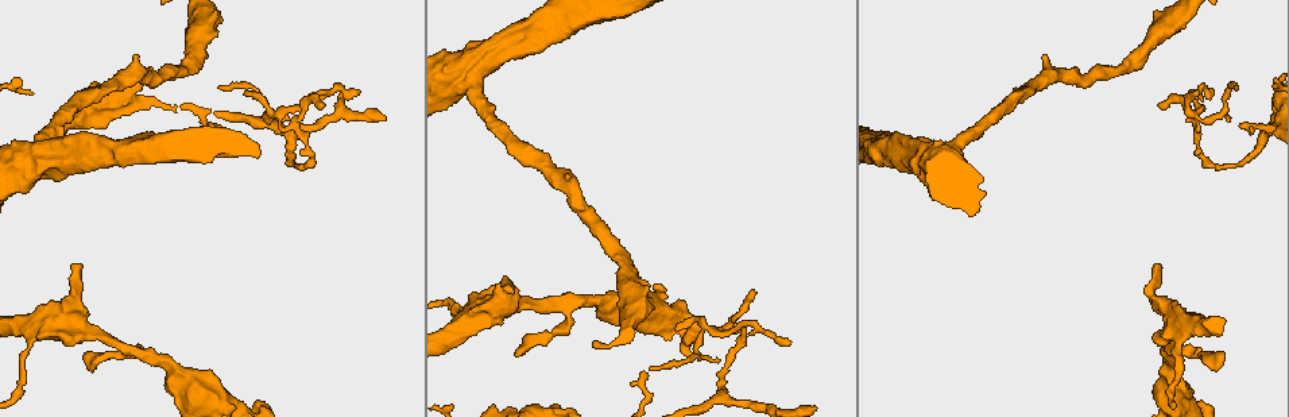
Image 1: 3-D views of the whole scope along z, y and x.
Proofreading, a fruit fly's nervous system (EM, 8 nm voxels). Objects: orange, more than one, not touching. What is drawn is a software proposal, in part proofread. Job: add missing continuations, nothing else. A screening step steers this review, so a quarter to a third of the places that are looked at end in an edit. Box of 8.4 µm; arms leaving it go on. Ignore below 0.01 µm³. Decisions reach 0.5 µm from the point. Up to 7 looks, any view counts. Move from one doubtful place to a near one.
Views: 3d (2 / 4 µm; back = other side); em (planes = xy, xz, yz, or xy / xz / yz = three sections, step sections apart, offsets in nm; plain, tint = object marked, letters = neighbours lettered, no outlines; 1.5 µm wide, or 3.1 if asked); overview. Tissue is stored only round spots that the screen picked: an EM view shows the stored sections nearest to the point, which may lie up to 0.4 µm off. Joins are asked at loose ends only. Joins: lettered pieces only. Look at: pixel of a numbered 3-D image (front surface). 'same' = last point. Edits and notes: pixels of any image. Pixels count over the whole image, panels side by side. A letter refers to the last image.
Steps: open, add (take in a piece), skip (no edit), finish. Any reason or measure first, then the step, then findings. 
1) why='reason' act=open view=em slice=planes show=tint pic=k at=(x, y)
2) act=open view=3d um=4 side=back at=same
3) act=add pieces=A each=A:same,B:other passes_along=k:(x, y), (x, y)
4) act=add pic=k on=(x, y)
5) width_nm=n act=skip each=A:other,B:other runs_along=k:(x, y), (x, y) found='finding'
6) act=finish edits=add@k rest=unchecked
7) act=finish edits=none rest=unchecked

why='branch stops here' act=open view=3d um=4 pic=1 at=(788, 345)

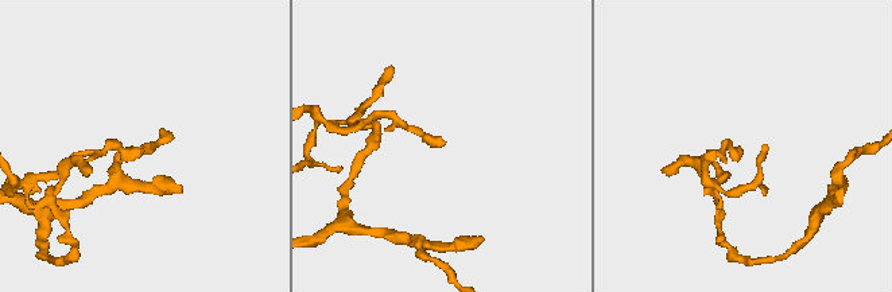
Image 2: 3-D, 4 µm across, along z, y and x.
why='need the tissue' act=open view=em slice=planes show=plain pic=2 at=(141, 152)

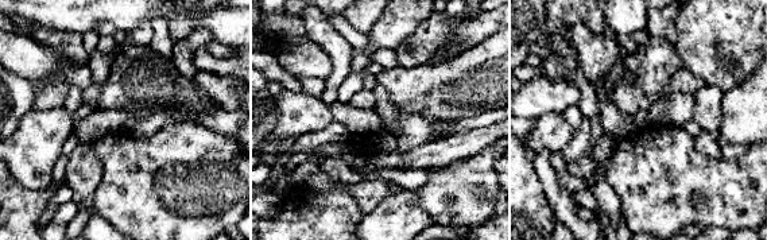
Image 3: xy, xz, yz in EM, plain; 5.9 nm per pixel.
act=open view=em slice=planes show=letters at=same

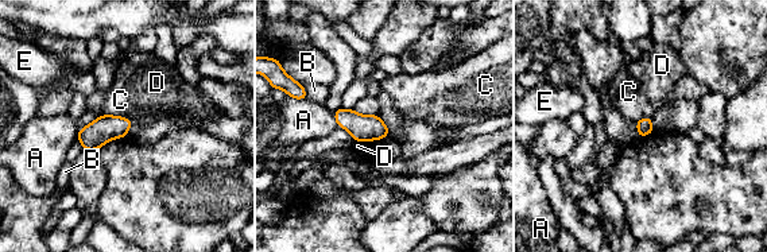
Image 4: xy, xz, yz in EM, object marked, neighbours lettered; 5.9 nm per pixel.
longest_contact=C:160nm act=skip each=A:other,B:other,C:other,D:other,E:other border=4:(108, 112), (132, 121) found='none of them fits'

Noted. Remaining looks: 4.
why='an open end' act=open view=em slice=planes show=letters pic=1 at=(1044, 56)

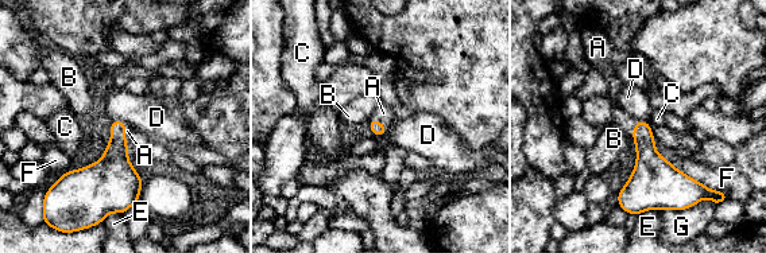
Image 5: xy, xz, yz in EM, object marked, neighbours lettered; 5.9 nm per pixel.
act=add pieces=A each=A:same,B:other,C:other,D:other,E:other,F:other,G:other passes_along=5:(650, 168), (633, 131), (619, 116) found='it goes on there'

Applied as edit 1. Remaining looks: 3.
why='free end' act=open view=3d um=2 pic=1 at=(518, 356)

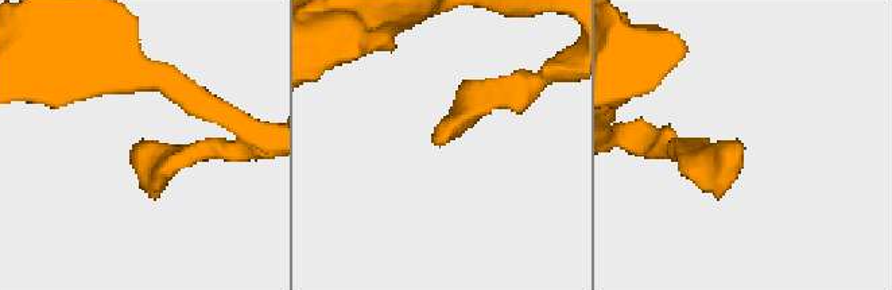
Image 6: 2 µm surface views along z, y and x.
act=open view=em slice=xz step=4 show=tint pic=6 at=(435, 139)

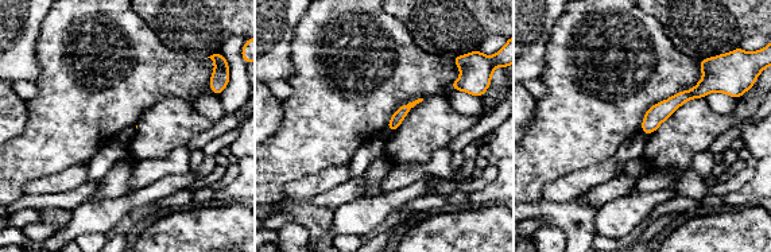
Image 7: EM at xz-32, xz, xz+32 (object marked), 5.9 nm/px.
act=open view=em slice=planes show=letters at=same

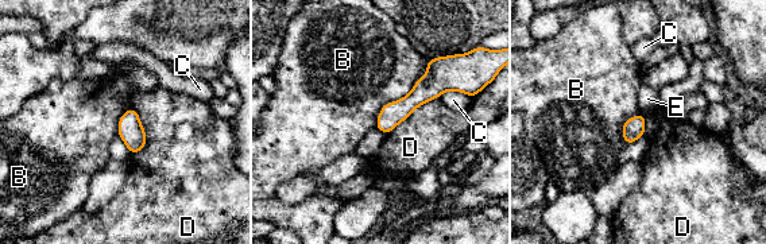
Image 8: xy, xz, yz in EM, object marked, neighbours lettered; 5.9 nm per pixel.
width_nm=130 longest_contact=B:500nm act=skip each=B:other,C:other,D:other,E:other found='no lettered piece goes on from it'

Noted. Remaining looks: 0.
act=finish edits=add@5 rest=unchecked

